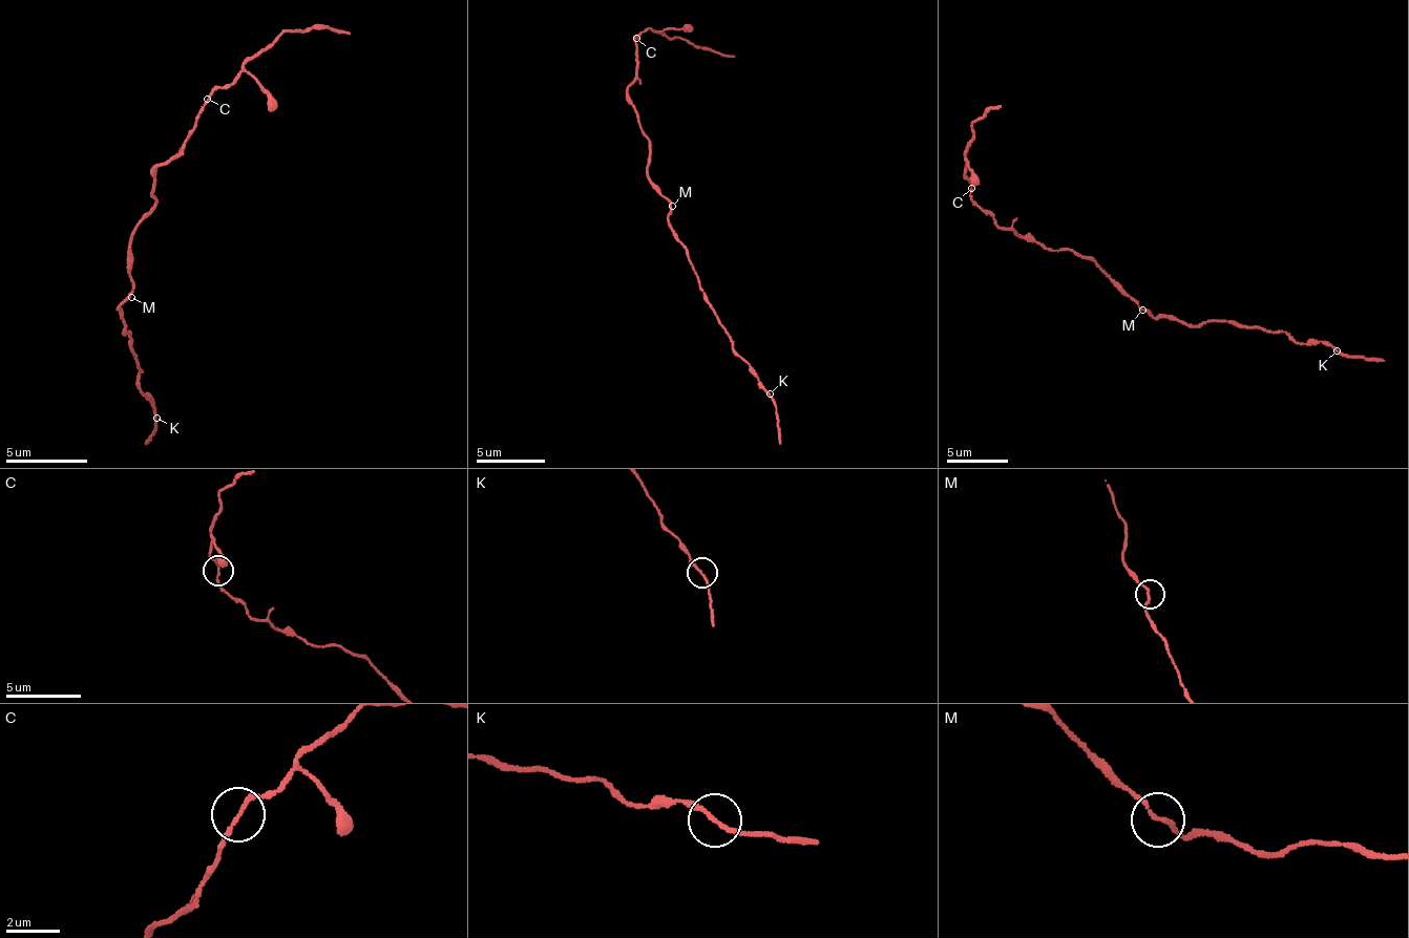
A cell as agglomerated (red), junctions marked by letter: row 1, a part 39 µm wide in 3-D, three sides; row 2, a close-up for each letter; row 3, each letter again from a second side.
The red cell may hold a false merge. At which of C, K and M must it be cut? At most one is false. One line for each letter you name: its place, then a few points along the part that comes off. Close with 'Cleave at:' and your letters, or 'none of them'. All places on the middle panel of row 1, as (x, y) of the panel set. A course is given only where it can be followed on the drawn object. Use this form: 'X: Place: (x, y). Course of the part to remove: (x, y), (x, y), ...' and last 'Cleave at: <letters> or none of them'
C: Place: (636, 38). Course of the part to remove: (637, 37), (650, 27), (715, 52), (736, 57)
Cleave at: C

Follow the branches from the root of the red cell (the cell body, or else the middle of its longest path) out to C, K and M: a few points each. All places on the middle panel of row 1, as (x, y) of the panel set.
C: (649, 171), (651, 142), (638, 126), (638, 112), (628, 91), (636, 73), (637, 37)
K: (649, 171), (657, 192), (670, 200), (667, 225), (687, 249), (702, 298), (757, 385), (770, 393)
M: (649, 171), (657, 192), (672, 206)

